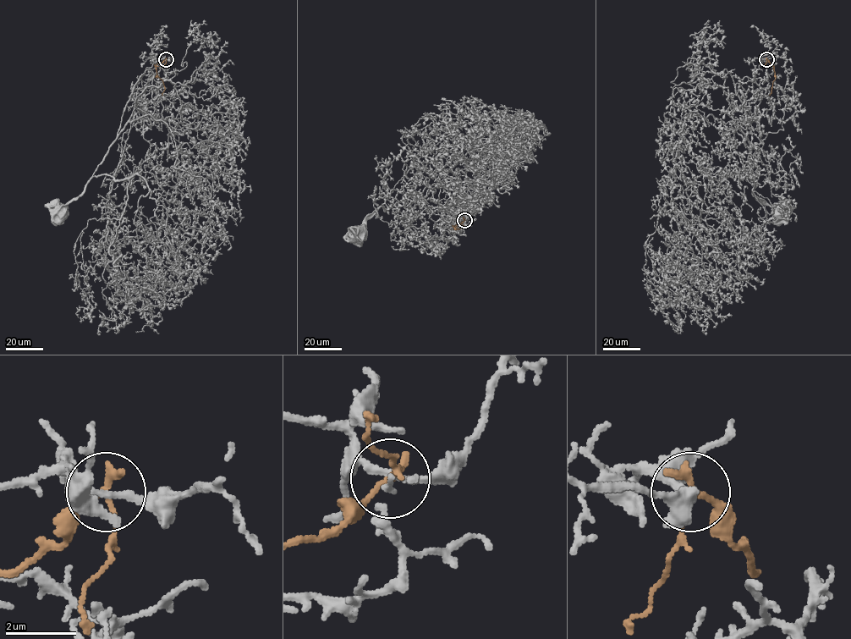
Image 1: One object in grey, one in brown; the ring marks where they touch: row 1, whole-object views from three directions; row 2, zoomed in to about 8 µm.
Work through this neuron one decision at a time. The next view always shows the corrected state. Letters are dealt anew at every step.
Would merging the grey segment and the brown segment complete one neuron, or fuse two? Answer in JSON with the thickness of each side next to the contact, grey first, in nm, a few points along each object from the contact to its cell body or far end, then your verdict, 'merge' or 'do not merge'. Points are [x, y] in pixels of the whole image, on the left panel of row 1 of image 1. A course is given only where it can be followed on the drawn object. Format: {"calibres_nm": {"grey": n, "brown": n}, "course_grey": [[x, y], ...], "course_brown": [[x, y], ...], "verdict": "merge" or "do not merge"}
{"calibres_nm": {"grey": 200, "brown": 190}, "course_grey": [[165, 59], [157, 59], [140, 77], [123, 112], [117, 139], [84, 190], [68, 203], [63, 212]], "course_brown": [[165, 59], [156, 67], [165, 87], [162, 95]], "verdict": "do not merge"}

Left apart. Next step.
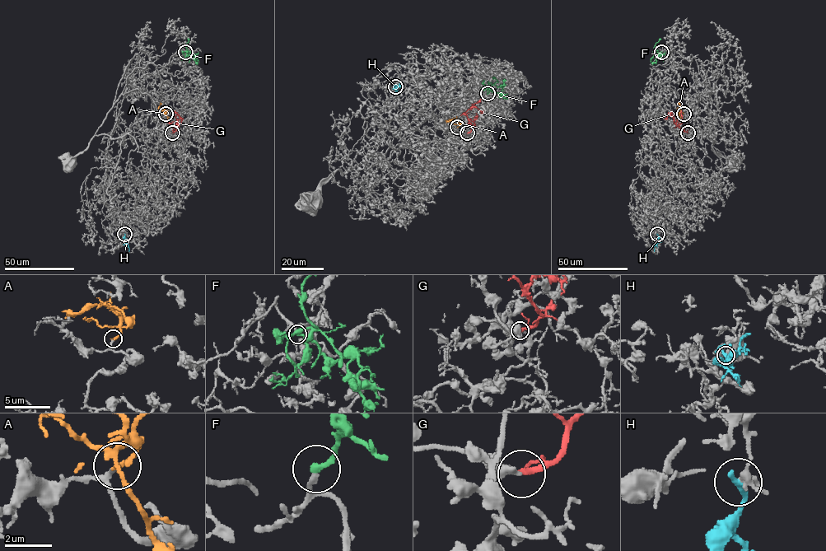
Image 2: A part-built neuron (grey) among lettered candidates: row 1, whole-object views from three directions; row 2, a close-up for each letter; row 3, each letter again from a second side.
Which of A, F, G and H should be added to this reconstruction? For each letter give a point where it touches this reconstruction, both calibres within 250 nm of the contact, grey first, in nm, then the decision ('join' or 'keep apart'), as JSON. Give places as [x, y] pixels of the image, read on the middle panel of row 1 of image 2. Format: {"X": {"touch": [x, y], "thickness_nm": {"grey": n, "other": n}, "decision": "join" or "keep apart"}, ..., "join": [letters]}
{"A": {"touch": [457, 127], "thickness_nm": {"grey": 140, "other": 160}, "decision": "join"}, "F": {"touch": [487, 93], "thickness_nm": {"grey": 240, "other": 280}, "decision": "join"}, "G": {"touch": [467, 133], "thickness_nm": {"grey": 400, "other": 240}, "decision": "keep apart"}, "H": {"touch": [395, 86], "thickness_nm": {"grey": 200, "other": 280}, "decision": "keep apart"}, "join": ["A", "F"]}

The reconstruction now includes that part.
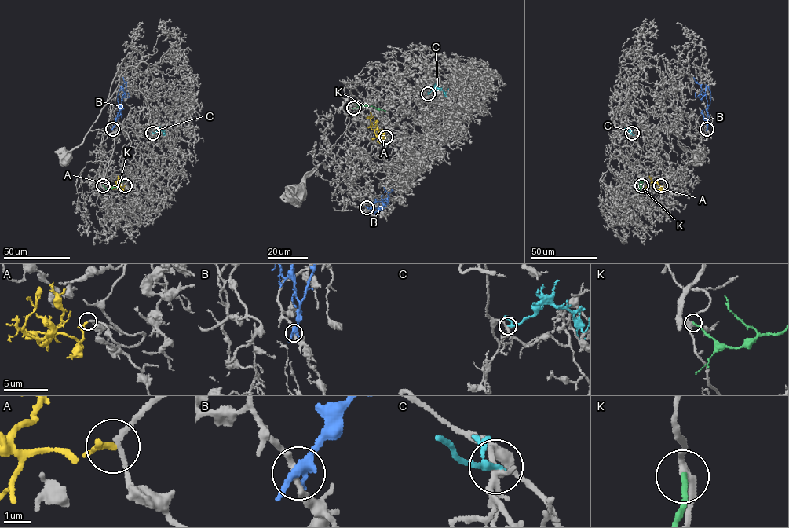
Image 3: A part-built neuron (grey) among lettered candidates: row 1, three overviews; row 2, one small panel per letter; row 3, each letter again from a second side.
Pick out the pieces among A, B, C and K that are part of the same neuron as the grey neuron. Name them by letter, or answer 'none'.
A

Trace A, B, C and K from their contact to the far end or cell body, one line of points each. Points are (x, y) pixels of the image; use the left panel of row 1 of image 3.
A: (125, 185), (123, 190), (115, 187), (117, 176)
B: (112, 129), (120, 113), (126, 91), (126, 83), (122, 77)
C: (152, 133), (161, 130), (165, 134)
K: (103, 185), (111, 188), (124, 181)

